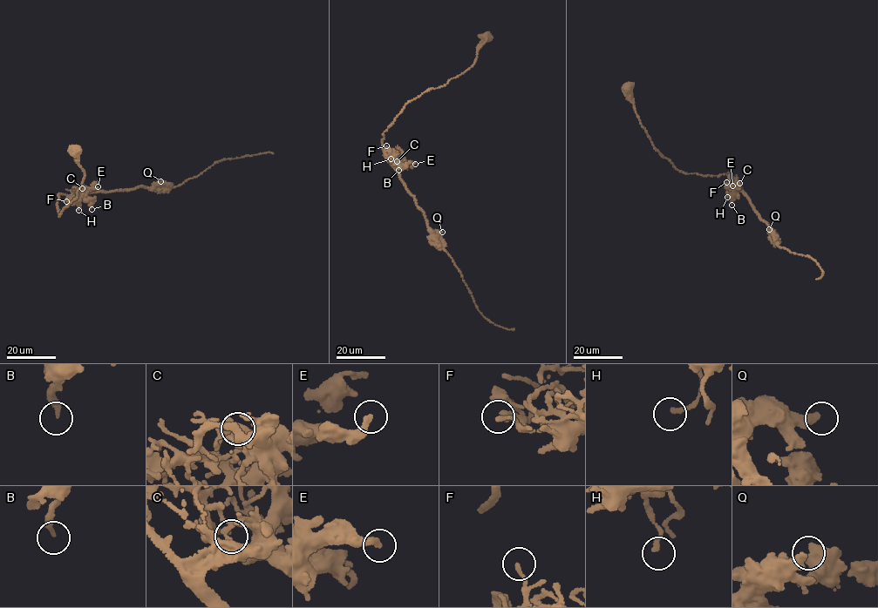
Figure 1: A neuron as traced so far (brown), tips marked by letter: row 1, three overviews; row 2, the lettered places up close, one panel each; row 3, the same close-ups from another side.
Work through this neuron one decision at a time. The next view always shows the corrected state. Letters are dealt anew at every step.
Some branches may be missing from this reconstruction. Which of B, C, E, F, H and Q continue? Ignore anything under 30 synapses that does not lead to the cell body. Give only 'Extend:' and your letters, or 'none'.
Extend: none

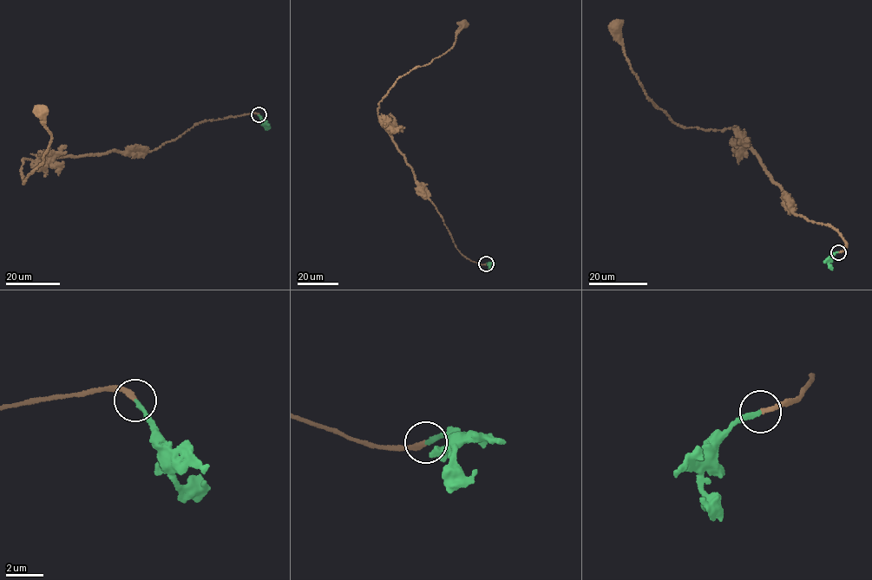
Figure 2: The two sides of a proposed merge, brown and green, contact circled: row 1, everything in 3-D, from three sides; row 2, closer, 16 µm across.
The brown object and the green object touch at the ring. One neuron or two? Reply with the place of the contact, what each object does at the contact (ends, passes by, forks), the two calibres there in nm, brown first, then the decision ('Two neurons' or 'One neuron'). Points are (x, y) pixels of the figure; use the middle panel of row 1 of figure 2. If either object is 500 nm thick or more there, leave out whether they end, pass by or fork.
Place: (486, 263). At the ring brown ends. At the ring green ends. Thickness 240 nm (brown) against 240 nm. One neuron

